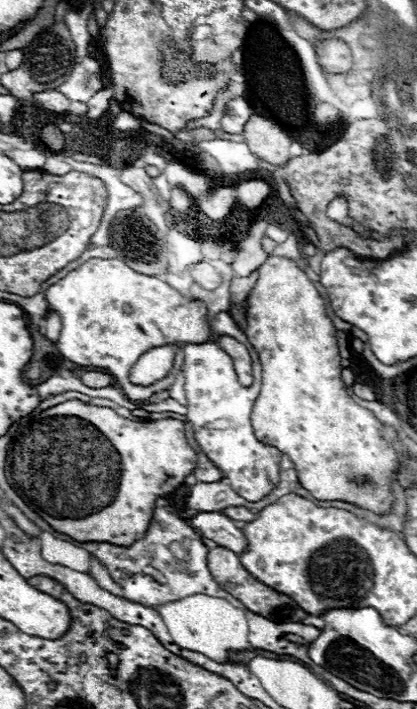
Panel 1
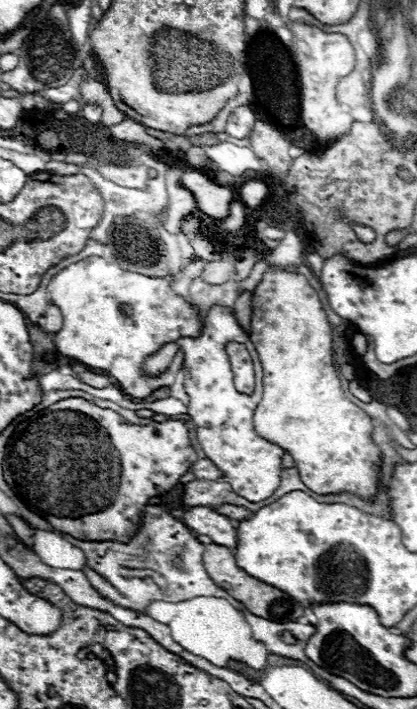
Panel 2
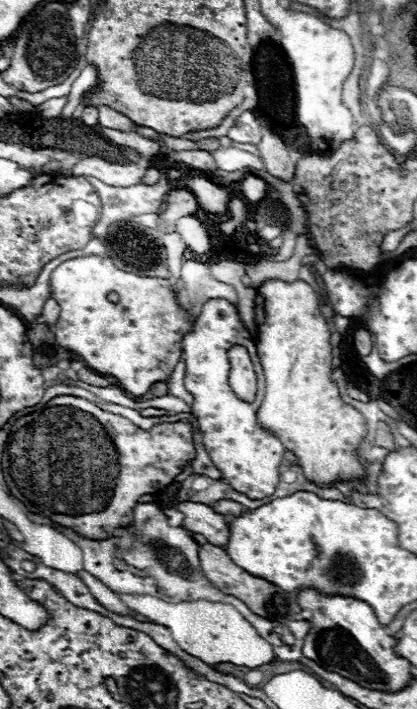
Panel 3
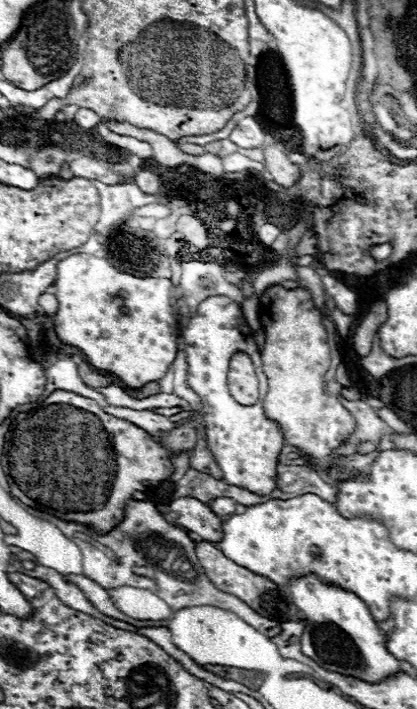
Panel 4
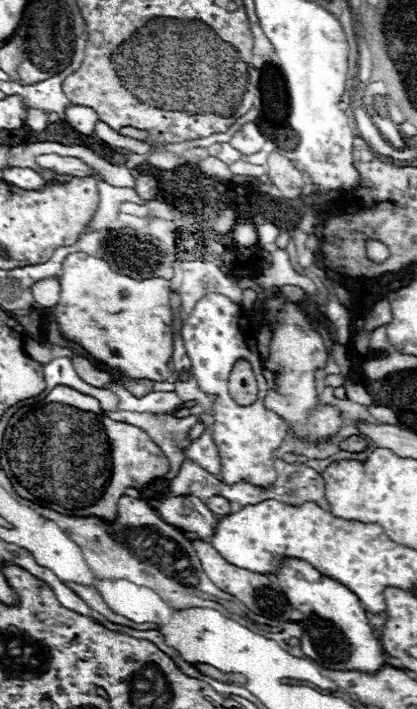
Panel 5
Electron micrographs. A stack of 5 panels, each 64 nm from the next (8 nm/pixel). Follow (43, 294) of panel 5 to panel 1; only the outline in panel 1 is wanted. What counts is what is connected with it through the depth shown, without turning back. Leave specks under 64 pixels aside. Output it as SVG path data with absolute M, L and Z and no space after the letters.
M48 310L48 316L46 316L46 332L44 332L44 336L50 338L52 342L56 342L58 336L60 336L60 326L62 326L60 316L58 316L54 310Z

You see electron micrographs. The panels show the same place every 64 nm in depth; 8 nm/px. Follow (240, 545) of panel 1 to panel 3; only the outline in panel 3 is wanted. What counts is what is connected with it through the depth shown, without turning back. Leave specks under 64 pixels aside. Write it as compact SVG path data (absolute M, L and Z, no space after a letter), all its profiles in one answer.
M186 500L186 502L180 502L176 510L184 514L182 526L186 530L202 534L214 546L224 546L228 542L228 536L230 536L228 522L222 514L216 514L210 506Z

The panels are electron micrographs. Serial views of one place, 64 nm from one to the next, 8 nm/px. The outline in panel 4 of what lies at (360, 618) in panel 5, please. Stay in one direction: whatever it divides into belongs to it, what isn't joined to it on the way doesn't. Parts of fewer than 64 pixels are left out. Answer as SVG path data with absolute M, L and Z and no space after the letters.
M316 574L292 578L286 584L286 590L290 592L296 608L304 612L308 620L312 620L304 622L306 628L300 644L302 652L318 666L368 682L378 682L388 674L400 672L400 660L396 660L386 650L386 636L376 626L376 620L372 618L368 606L356 594L342 590L334 584L326 584Z

